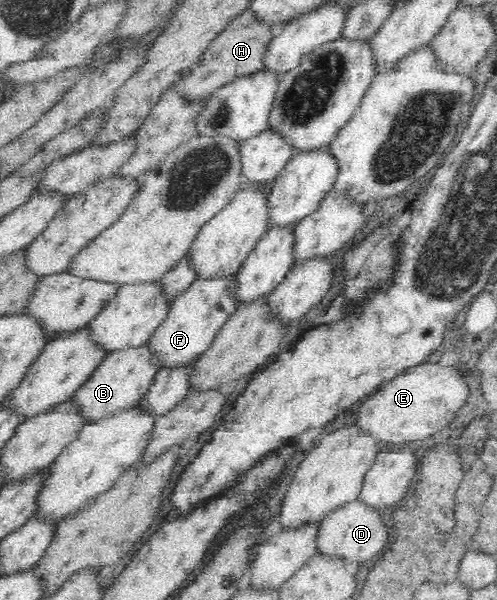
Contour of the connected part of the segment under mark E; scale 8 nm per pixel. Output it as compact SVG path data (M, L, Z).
M426 365L426 371L418 369L418 366L408 368L404 373L393 377L391 380L380 384L377 390L365 400L360 402L358 415L356 415L356 427L373 437L382 449L397 449L407 446L409 442L420 441L432 438L437 431L440 431L453 420L455 413L462 407L464 399L468 397L468 389L464 385L464 379L458 375L455 367L442 367L442 369L430 369Z

